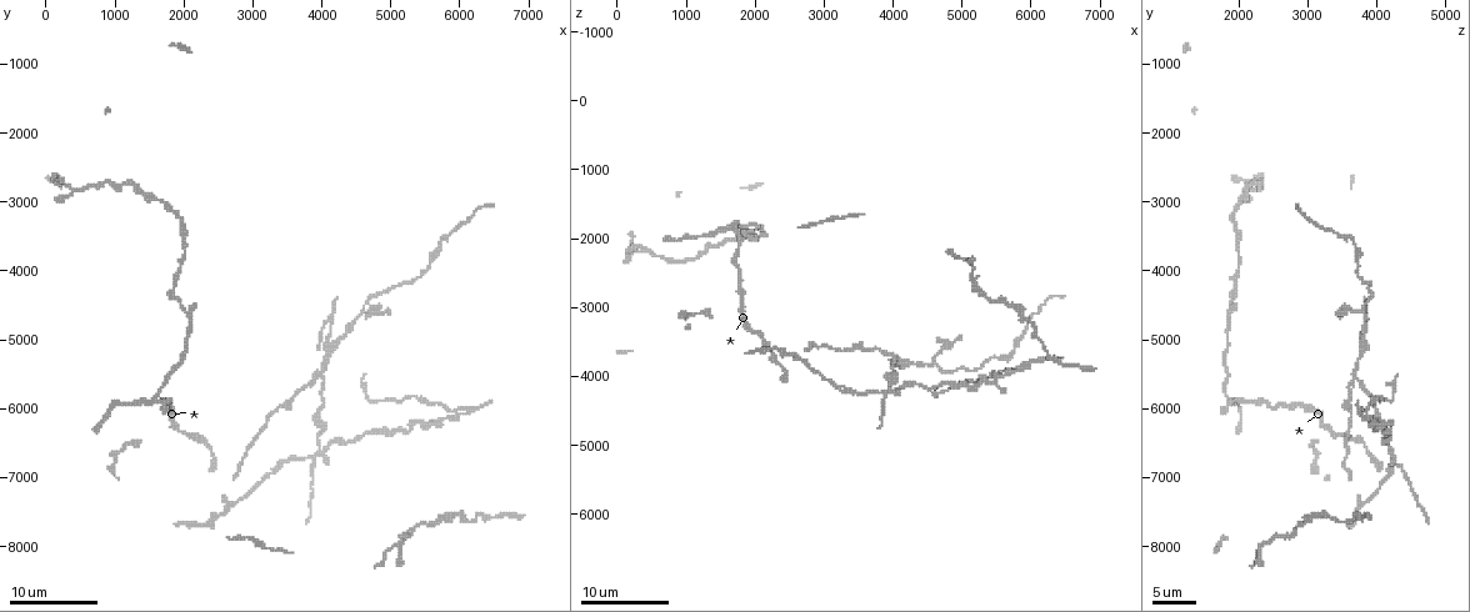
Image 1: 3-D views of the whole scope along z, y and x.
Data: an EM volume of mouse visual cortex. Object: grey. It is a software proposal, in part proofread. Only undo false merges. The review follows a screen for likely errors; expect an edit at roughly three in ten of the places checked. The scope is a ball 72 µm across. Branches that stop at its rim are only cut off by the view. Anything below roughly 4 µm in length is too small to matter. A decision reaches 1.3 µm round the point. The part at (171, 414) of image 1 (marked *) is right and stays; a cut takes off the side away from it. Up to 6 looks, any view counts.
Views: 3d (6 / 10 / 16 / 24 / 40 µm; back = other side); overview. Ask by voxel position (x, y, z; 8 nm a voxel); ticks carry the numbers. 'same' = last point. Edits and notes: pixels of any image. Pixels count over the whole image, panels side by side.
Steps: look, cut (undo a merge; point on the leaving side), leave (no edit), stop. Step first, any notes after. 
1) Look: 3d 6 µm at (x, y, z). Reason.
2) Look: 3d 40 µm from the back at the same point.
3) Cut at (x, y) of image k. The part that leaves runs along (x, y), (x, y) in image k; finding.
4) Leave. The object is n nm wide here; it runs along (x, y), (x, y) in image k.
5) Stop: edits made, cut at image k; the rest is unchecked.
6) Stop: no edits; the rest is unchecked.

Look: 3d 10 µm at (2050, 4600, 1850). Thin arm on a thick one.

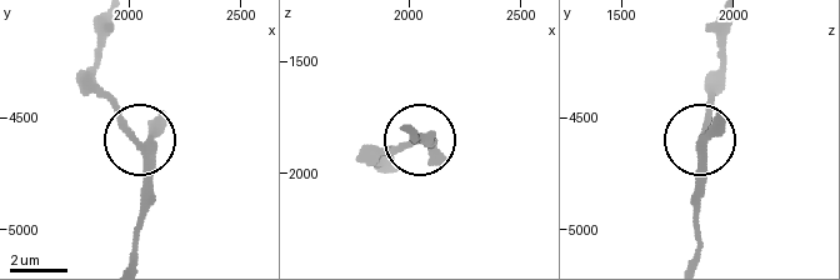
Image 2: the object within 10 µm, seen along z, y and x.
Leave. The object is 260 nm wide here; it runs along (698, 255), (698, 148), (711, 79) in image 2; all the same neuron.

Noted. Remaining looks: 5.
Look: 3d 10 µm at (1550, 5850, 1850). Three arms meet.

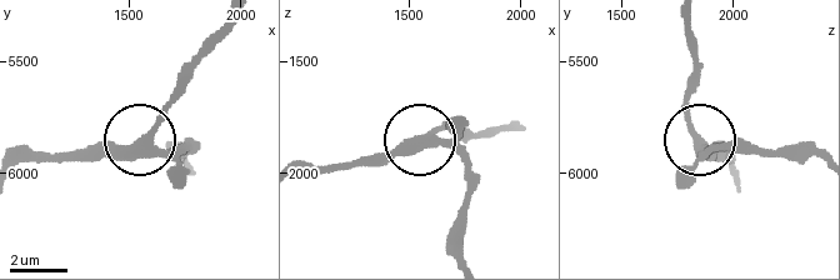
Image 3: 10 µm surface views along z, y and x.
Leave. The object is 290 nm wide here; it runs along (461, 259), (466, 173), (453, 151), (409, 143), (361, 164) in image 3; all the same neuron.

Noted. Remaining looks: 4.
Look: 3d 10 µm at (1950, 4050, 2000).

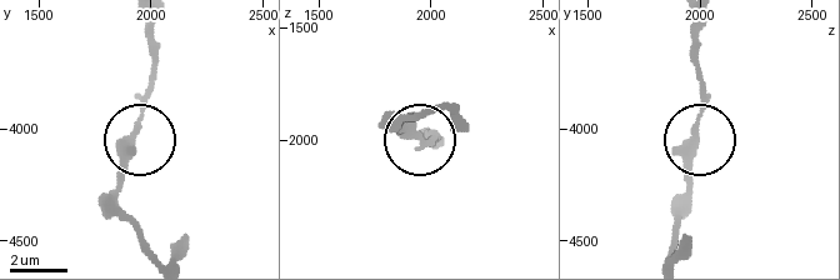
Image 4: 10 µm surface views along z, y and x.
Leave. It runs along (156, 256), (119, 199), (119, 163), (154, 51) in image 4; all the same neuron.

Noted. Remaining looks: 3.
Stop: no edits; the rest is unchecked.

